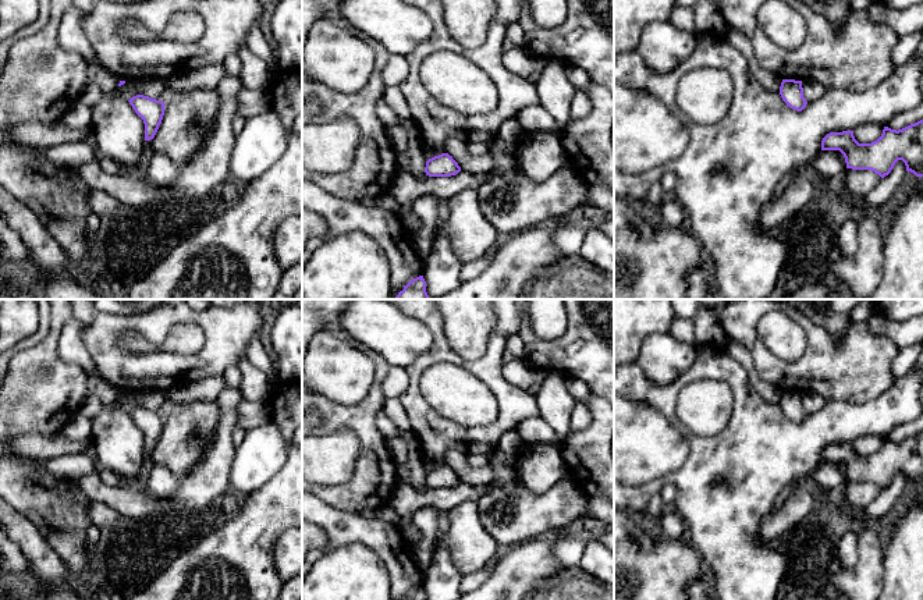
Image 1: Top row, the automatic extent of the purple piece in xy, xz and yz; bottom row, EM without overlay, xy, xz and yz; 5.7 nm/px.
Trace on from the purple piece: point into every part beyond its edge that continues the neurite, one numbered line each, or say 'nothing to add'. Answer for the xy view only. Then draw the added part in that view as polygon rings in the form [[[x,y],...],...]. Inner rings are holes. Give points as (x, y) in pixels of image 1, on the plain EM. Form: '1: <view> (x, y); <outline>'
nothing to add

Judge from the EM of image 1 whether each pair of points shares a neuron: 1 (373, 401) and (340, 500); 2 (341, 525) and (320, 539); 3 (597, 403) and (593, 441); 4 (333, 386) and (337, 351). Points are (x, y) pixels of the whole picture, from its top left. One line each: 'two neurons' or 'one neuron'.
1: one neuron
2: two neurons
3: one neuron
4: one neuron

